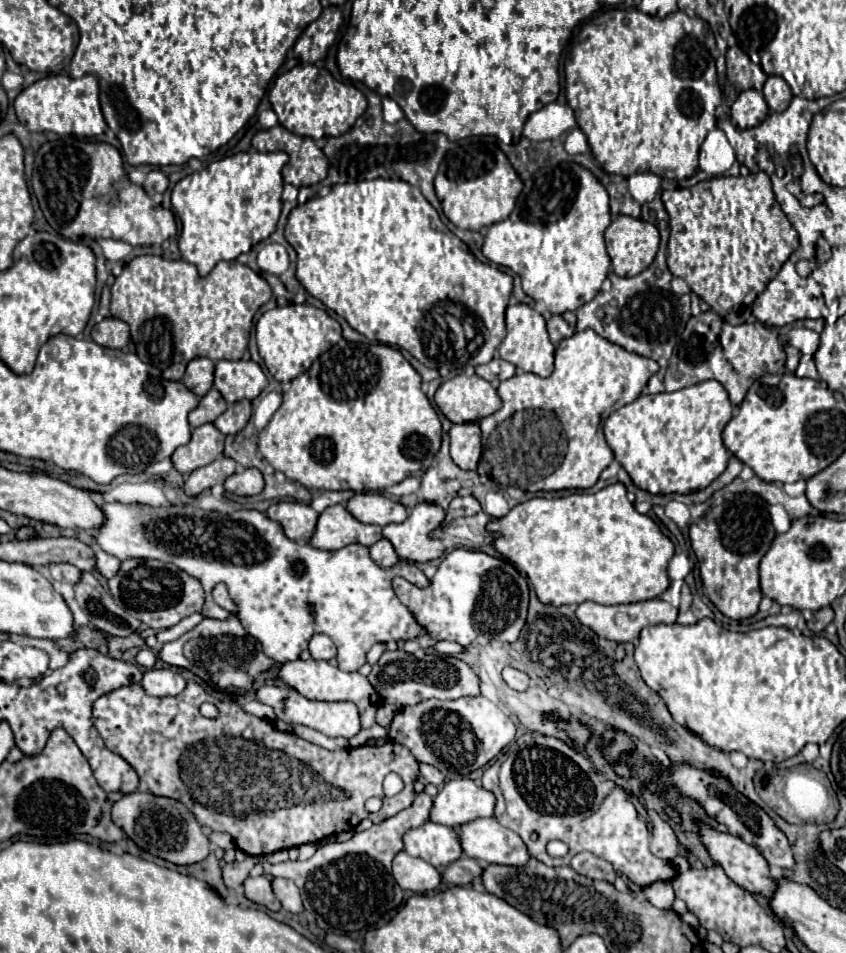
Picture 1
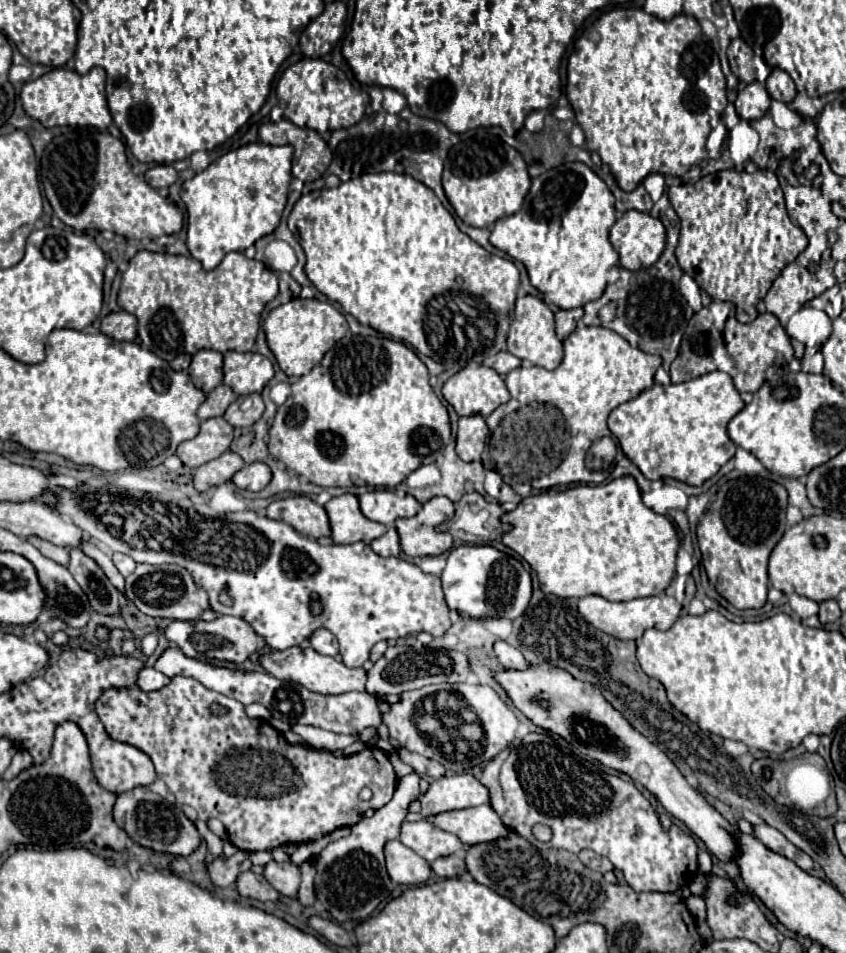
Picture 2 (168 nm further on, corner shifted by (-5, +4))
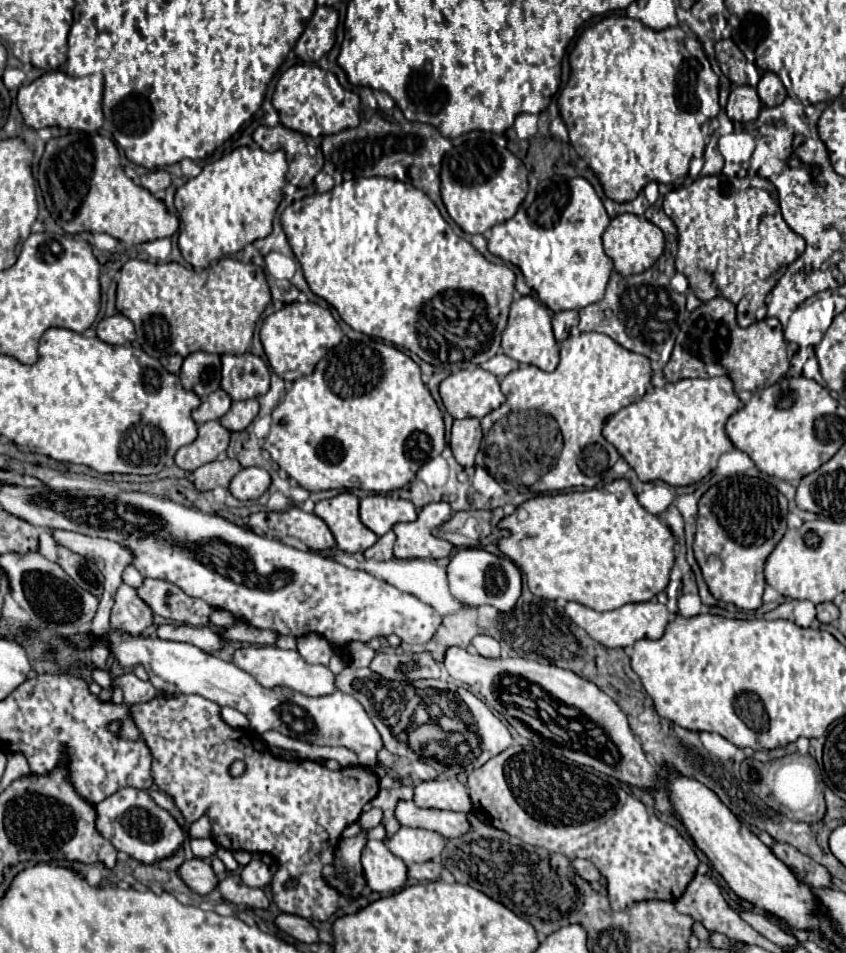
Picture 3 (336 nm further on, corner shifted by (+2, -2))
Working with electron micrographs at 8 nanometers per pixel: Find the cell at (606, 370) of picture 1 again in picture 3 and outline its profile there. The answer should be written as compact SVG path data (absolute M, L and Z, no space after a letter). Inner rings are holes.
M574 327L570 331L570 337L560 345L560 363L554 369L554 373L540 371L534 365L520 367L516 371L510 371L502 379L502 393L508 397L506 403L510 409L496 409L482 417L482 431L484 431L484 453L486 453L486 469L494 479L504 487L504 483L518 487L526 485L528 489L536 493L544 491L563 491L576 487L596 487L598 477L588 477L578 467L578 455L582 453L582 447L592 443L604 443L602 427L604 421L620 411L622 407L630 405L632 401L638 401L644 397L652 377L650 359L644 355L638 355L634 351L624 349L616 341L612 341L608 335L598 332L582 332Z

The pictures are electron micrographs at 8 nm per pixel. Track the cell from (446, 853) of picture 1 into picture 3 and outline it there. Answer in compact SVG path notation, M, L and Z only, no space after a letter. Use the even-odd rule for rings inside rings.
M400 827L386 845L404 863L424 863L440 857L444 837L426 829Z

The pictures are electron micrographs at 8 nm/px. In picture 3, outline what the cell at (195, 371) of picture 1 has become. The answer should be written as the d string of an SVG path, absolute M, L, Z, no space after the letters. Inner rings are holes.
M204 351L188 355L182 363L180 379L188 391L206 399L206 395L220 389L220 355Z

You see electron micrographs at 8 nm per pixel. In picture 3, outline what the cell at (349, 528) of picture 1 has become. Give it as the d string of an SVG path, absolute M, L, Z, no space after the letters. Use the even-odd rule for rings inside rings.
M344 491L336 497L318 501L314 507L314 513L324 519L334 533L336 545L346 553L364 553L378 541L376 533L360 521L358 503L360 499L356 495Z

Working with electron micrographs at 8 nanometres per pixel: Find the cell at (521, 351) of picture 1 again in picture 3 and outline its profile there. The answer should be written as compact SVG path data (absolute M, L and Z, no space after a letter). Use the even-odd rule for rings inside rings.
M524 295L518 301L512 303L510 307L510 317L508 317L508 327L502 333L502 351L516 359L518 363L528 363L536 365L544 371L554 371L558 365L558 343L552 333L552 321L546 305L538 303L534 297Z

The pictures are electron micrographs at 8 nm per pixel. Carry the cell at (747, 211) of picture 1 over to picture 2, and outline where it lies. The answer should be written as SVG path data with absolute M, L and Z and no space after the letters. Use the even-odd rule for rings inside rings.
M757 169L755 173L737 173L737 171L719 171L717 175L705 175L693 185L669 187L667 197L681 219L679 245L675 257L689 277L709 293L715 301L729 301L737 309L737 321L751 323L759 313L757 305L767 295L771 283L781 273L781 269L791 263L805 247L805 233L789 221L785 211L783 191L779 187L777 175L771 169Z

